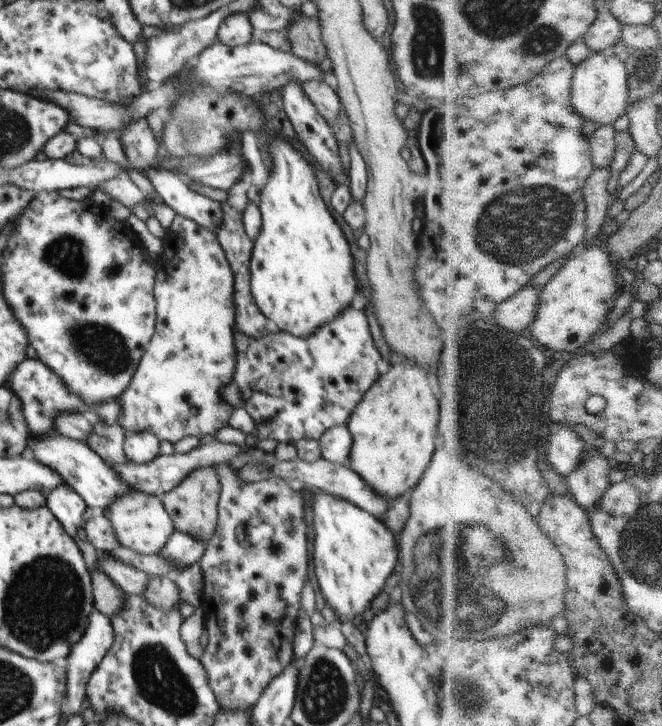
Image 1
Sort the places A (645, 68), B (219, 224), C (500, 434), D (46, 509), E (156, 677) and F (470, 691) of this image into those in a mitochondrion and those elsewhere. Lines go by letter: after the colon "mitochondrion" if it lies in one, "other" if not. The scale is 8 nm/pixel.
A: mitochondrion
B: other
C: mitochondrion
D: other
E: mitochondrion
F: mitochondrion

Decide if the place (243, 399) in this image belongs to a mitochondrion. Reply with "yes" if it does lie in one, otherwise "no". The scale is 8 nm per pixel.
no

